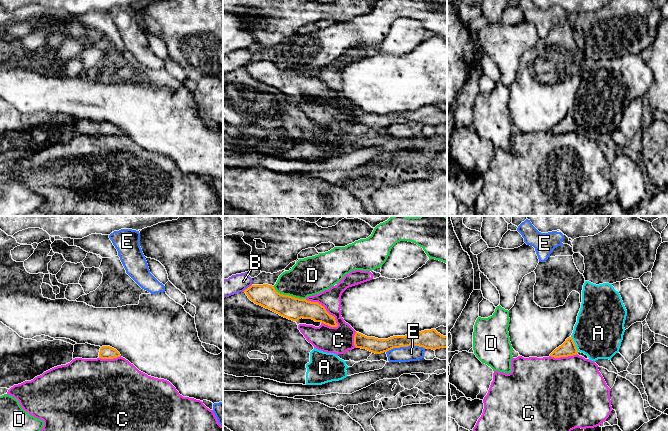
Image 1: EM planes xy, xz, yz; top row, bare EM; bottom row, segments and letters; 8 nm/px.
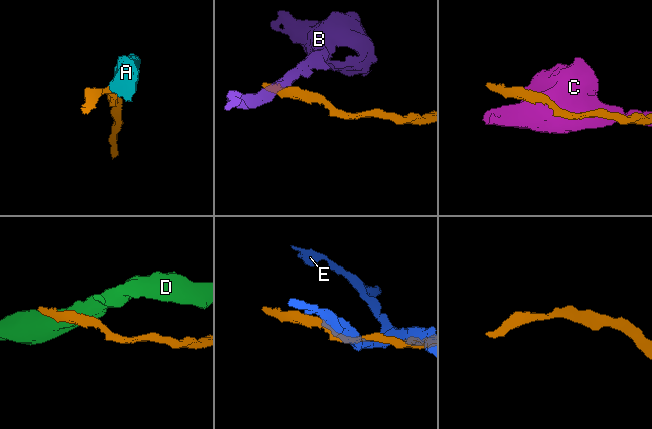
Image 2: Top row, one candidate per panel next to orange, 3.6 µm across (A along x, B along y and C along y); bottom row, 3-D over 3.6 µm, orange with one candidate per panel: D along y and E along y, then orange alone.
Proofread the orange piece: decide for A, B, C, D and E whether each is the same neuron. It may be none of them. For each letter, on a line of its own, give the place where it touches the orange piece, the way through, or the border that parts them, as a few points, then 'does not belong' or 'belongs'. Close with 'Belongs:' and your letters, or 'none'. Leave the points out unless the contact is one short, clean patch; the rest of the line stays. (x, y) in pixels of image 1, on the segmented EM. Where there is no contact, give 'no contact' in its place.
A: contact yz (574, 344); border yz (571, 336), (577, 351); does not belong
B: contact xz (247, 288); border xz (251, 284), (242, 291); does not belong
C: contact xz (324, 307); does not belong
D: contact xz (288, 295); does not belong
E: contact xz (405, 346); does not belong
Belongs: none

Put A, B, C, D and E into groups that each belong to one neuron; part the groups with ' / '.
A / B / C / D / E

